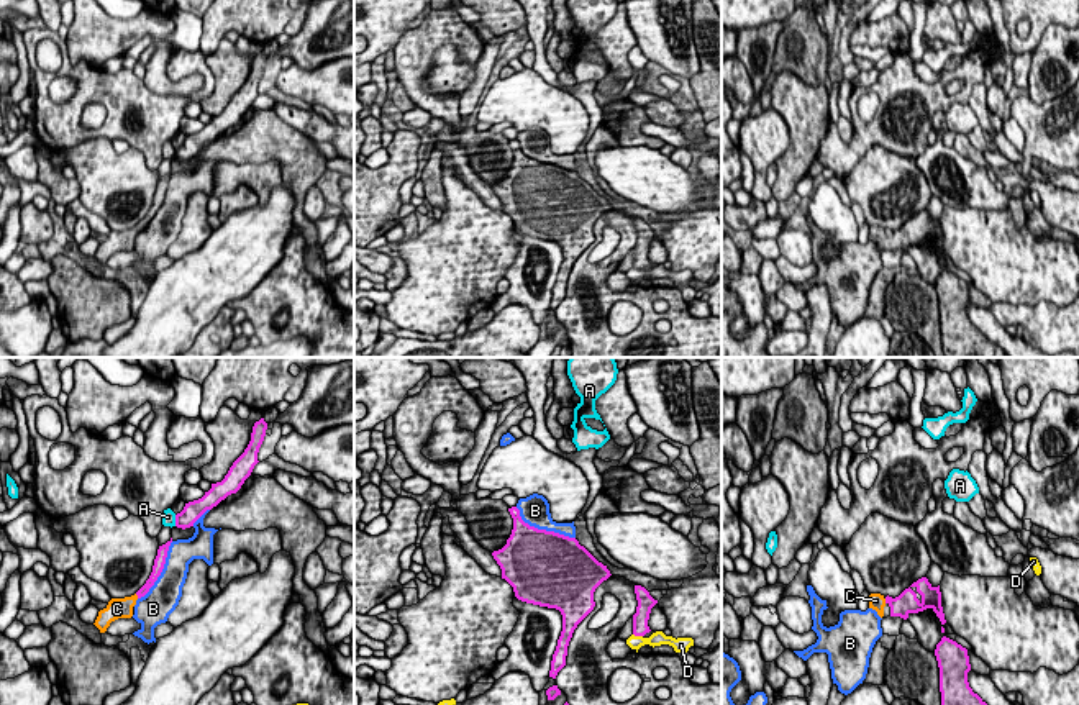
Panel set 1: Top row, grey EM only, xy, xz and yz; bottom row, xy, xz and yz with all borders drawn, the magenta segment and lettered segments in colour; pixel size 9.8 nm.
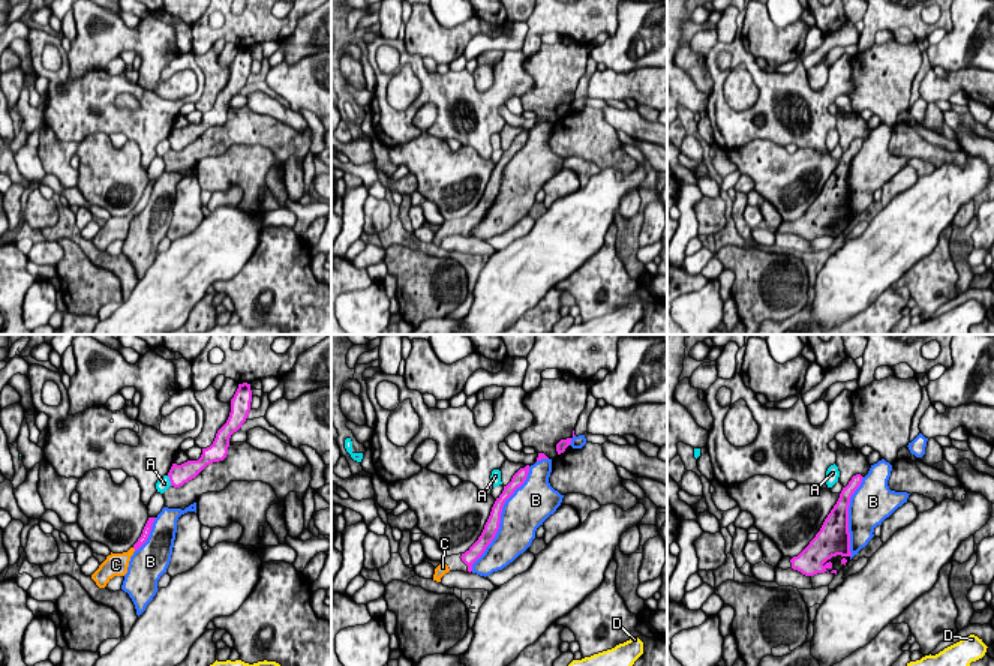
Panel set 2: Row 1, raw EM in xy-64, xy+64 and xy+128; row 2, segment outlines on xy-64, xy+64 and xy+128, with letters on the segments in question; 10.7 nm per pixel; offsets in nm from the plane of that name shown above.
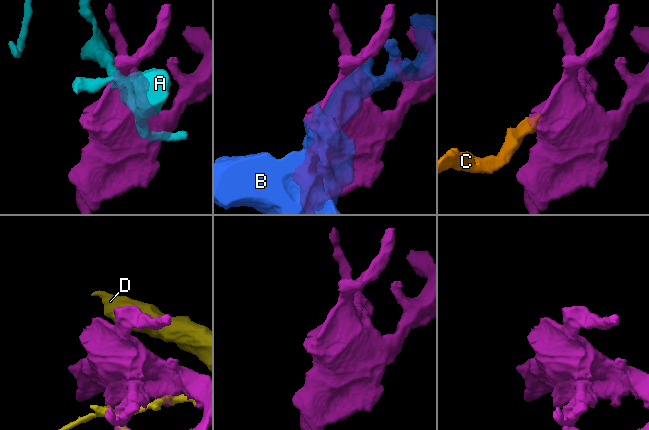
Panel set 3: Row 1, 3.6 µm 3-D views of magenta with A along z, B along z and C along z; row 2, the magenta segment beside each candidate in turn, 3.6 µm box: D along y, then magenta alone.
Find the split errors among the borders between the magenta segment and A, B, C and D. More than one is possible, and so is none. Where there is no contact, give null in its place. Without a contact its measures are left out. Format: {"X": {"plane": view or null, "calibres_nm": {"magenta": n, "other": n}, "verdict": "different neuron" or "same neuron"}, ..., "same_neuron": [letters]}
{"A": {"plane": "xy", "calibres_nm": {"magenta": 190, "other": 130}, "verdict": "different neuron"}, "B": {"plane": "xz", "calibres_nm": {"magenta": 500, "other": 280}, "verdict": "different neuron"}, "C": {"plane": "xy", "calibres_nm": {"magenta": 90, "other": 190}, "verdict": "same neuron"}, "D": {"plane": "xz", "calibres_nm": {"magenta": 160, "other": 140}, "verdict": "different neuron"}, "same_neuron": ["C"]}

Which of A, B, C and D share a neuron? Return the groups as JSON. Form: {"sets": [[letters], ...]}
{"sets": [["A"], ["B"], ["C"], ["D"]]}

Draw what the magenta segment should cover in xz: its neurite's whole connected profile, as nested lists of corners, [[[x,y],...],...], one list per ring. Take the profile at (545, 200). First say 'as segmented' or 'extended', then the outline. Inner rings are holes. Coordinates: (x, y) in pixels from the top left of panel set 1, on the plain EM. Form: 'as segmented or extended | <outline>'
as segmented | [[[517,139],[508,144],[512,167],[492,189],[518,233],[561,244],[562,264],[549,303],[556,312],[574,262],[595,239],[595,221],[612,207],[576,171],[530,159]]]

